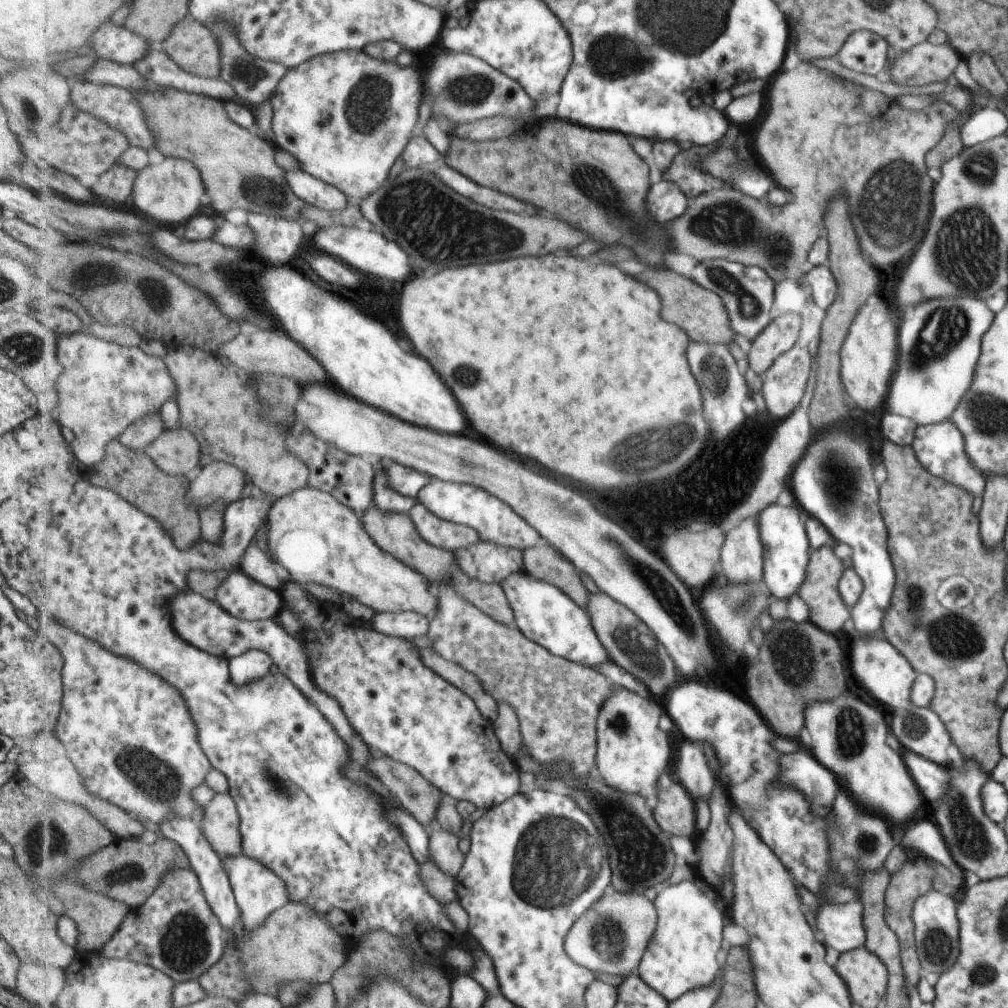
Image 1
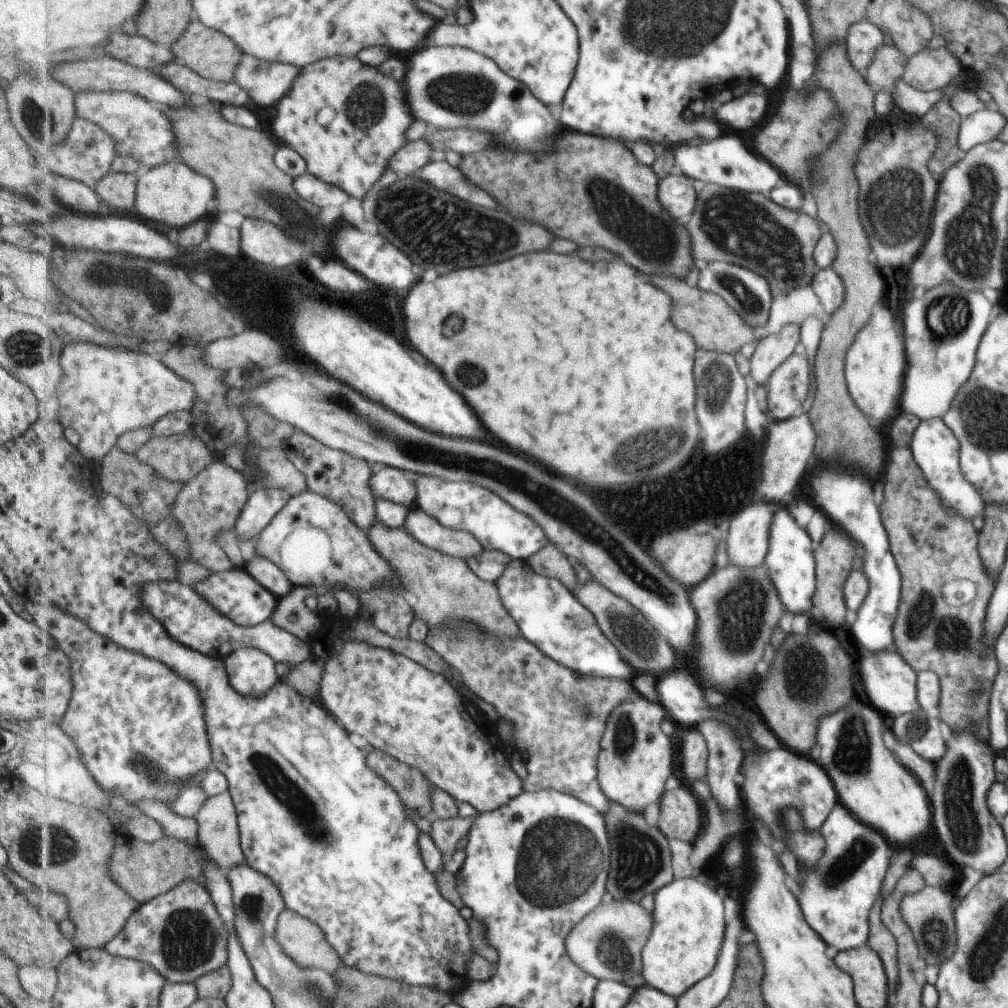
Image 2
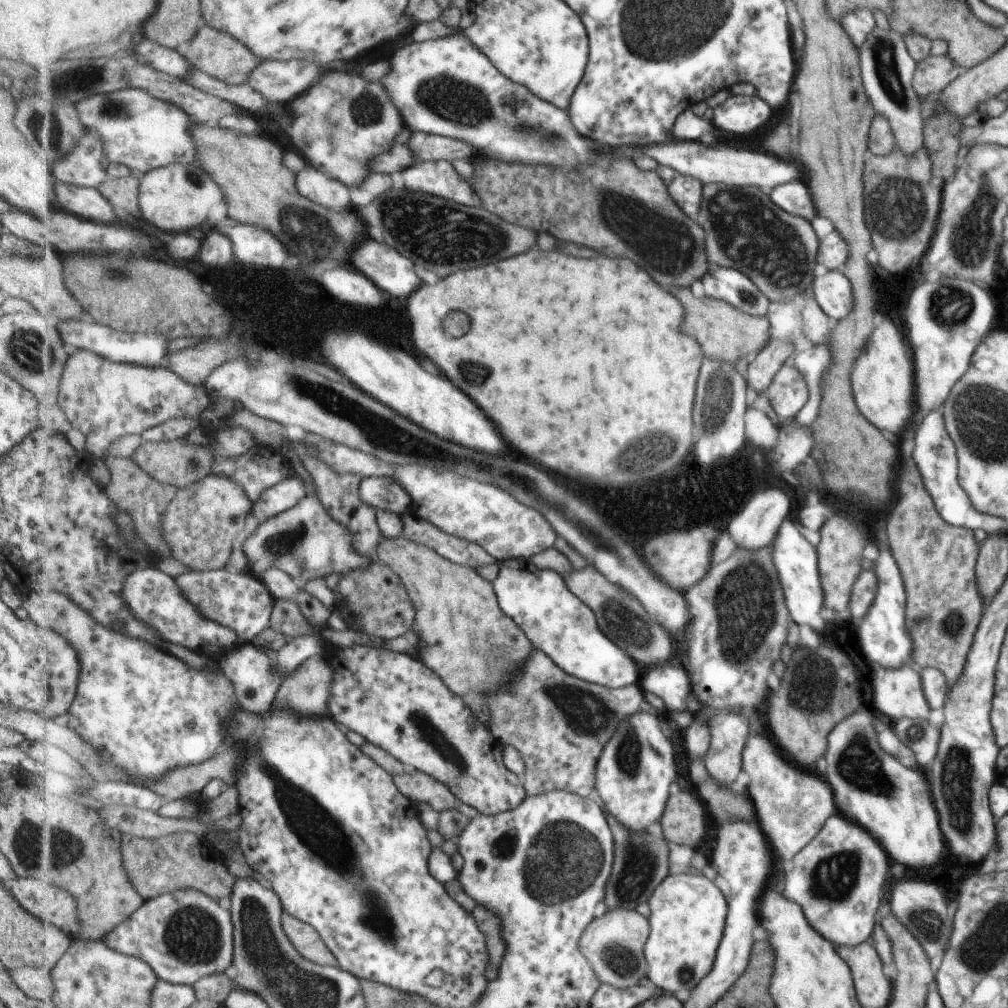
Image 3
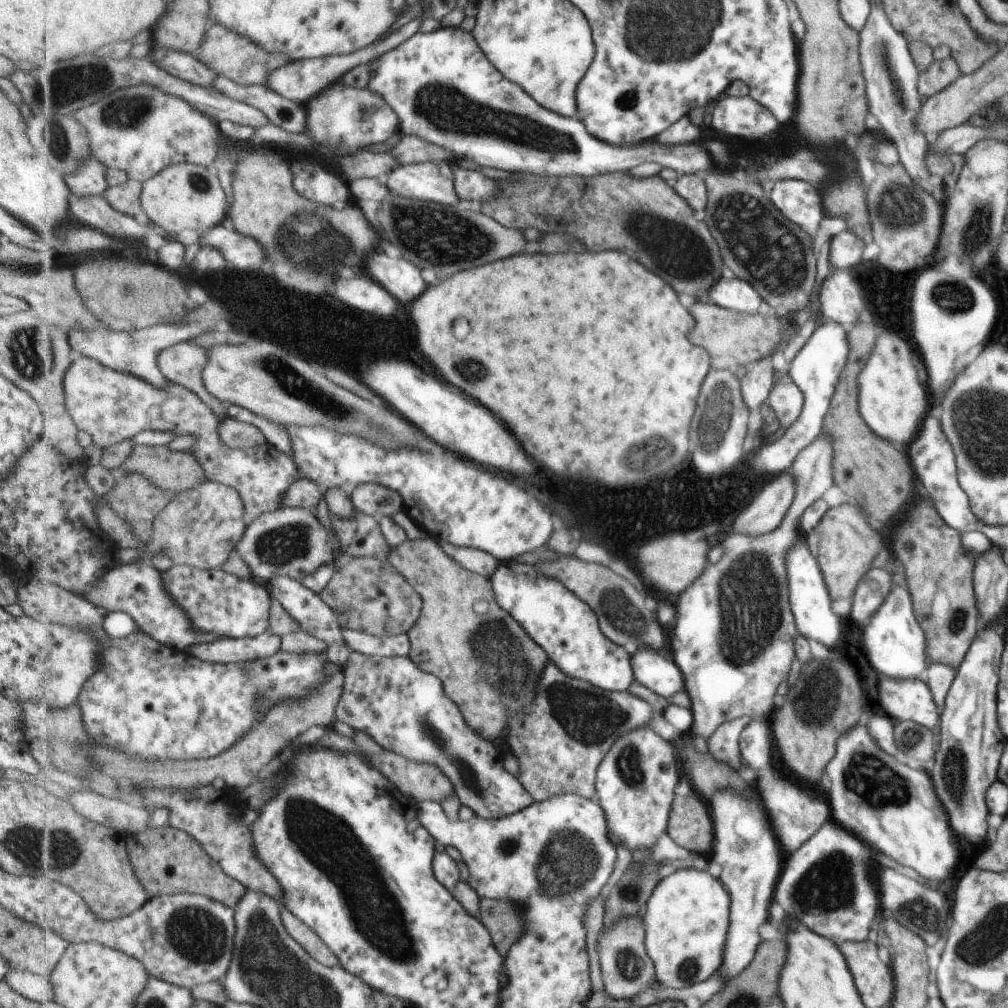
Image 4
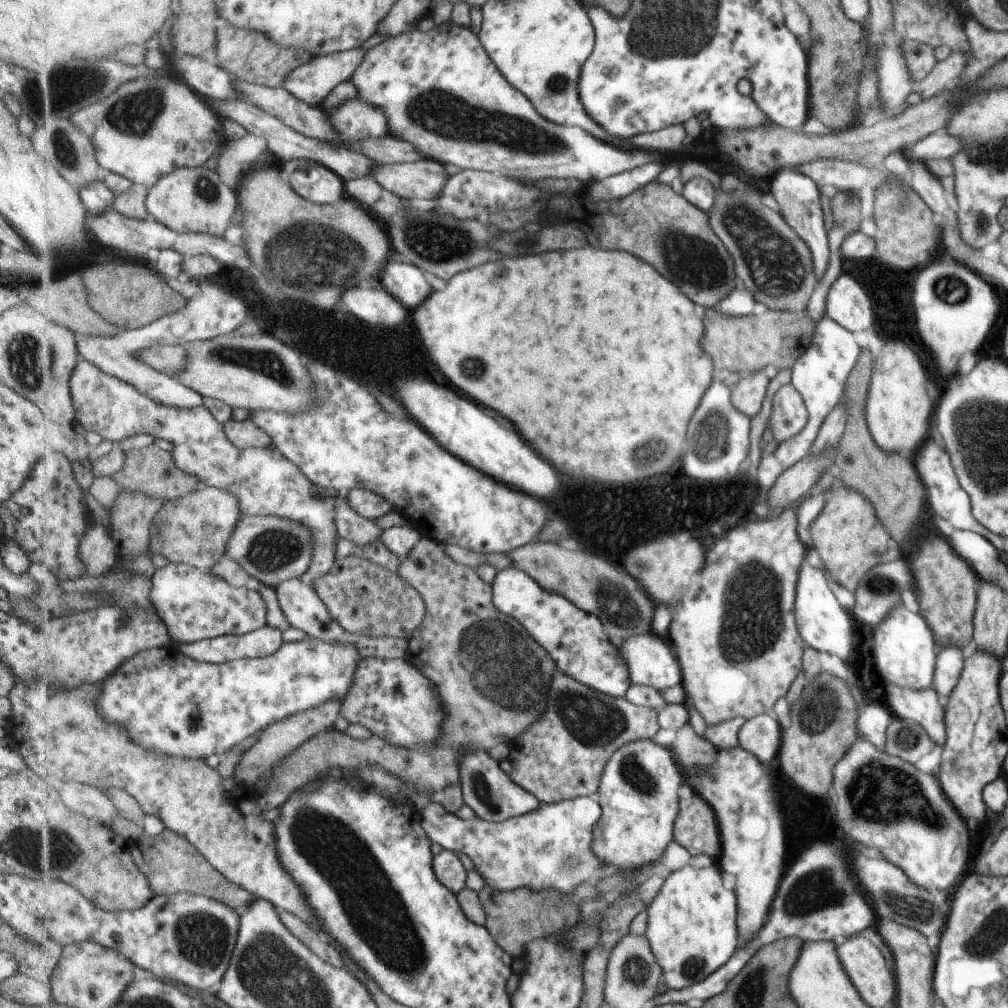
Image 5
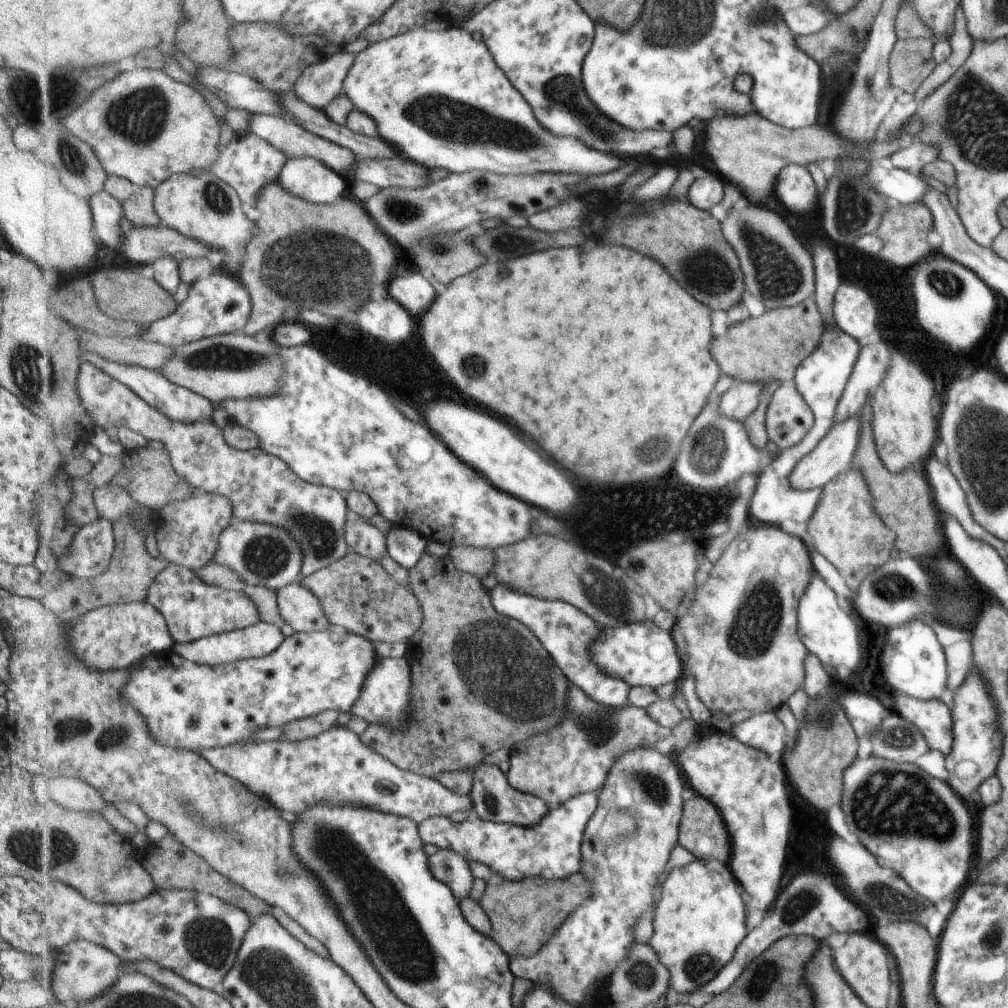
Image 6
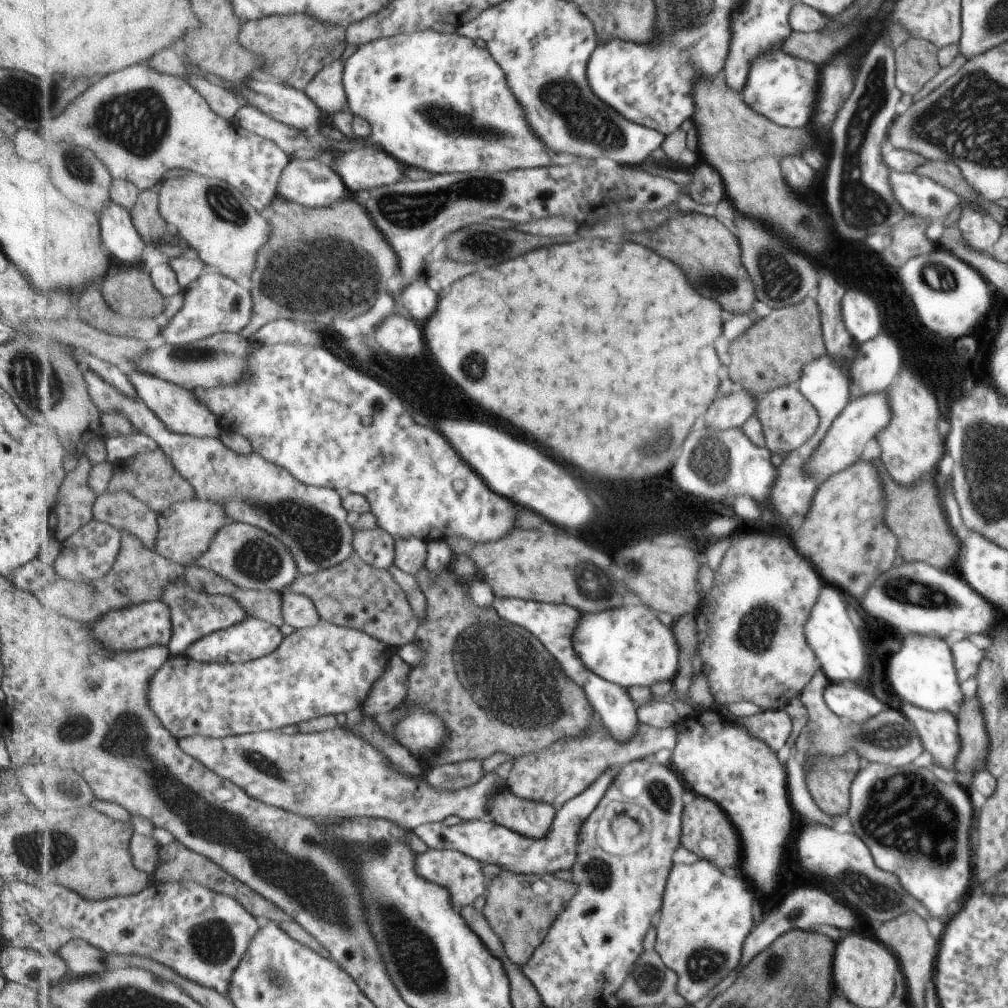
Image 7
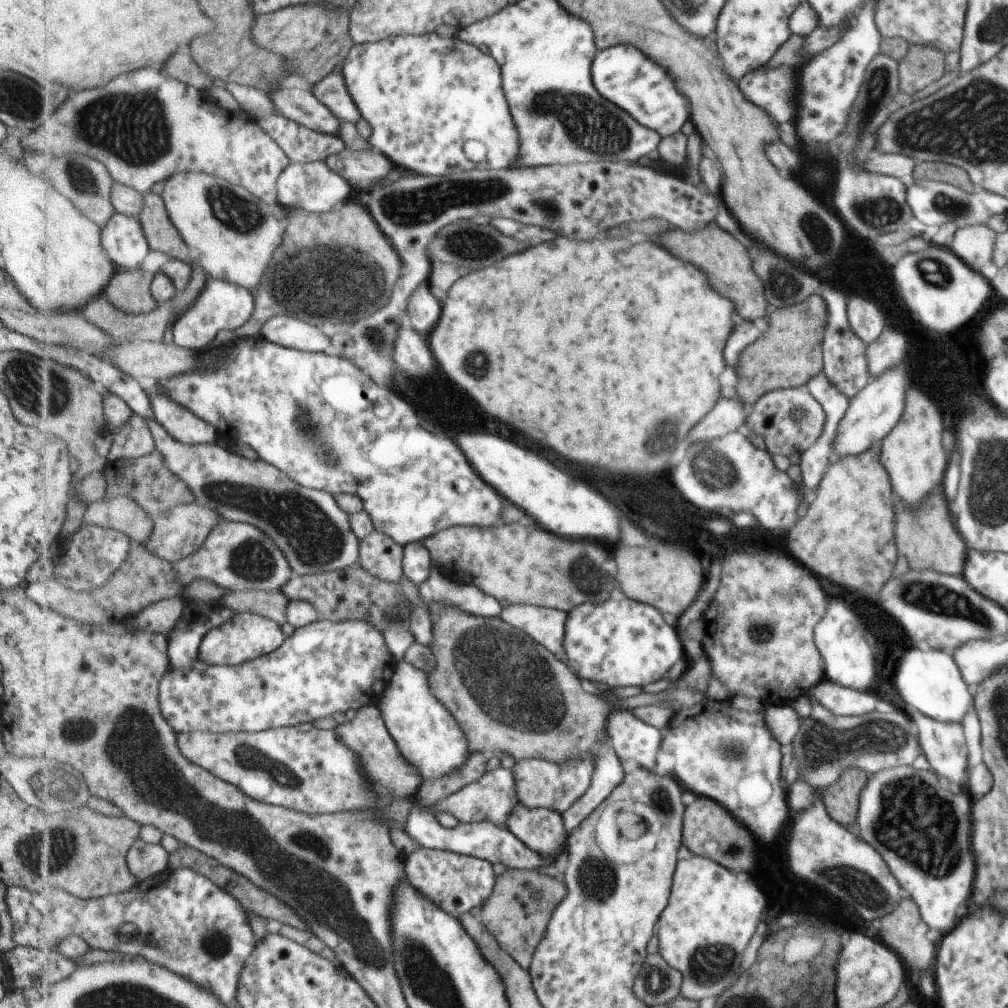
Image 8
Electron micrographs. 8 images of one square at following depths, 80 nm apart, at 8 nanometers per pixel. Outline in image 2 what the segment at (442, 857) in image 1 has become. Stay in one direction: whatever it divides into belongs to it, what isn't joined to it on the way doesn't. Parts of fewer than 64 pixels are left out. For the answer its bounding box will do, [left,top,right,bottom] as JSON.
[430,811,481,860]

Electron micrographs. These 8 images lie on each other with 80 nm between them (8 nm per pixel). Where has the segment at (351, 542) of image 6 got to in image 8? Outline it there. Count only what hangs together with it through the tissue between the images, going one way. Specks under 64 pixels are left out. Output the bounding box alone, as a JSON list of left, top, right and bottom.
[360,531,404,585]

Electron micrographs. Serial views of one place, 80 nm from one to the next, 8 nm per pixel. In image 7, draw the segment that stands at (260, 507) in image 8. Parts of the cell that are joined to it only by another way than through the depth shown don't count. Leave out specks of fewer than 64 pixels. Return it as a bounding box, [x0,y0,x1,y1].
[85,370,357,575]

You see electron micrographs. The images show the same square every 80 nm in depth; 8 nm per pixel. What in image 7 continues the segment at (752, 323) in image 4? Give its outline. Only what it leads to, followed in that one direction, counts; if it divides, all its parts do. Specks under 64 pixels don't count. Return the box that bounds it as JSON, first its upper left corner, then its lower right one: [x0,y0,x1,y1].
[722,296,825,398]

